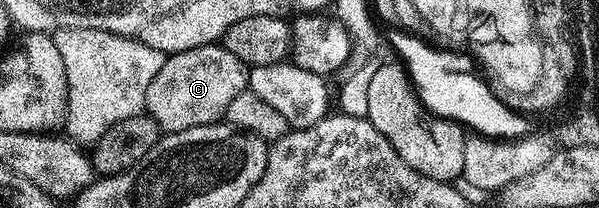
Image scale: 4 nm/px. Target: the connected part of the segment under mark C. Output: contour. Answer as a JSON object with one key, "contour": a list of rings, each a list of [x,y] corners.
{"contour":[[[223,44],[199,46],[165,57],[158,76],[146,88],[144,110],[159,124],[161,131],[173,134],[195,126],[209,126],[227,115],[234,96],[248,89],[249,67]]]}

